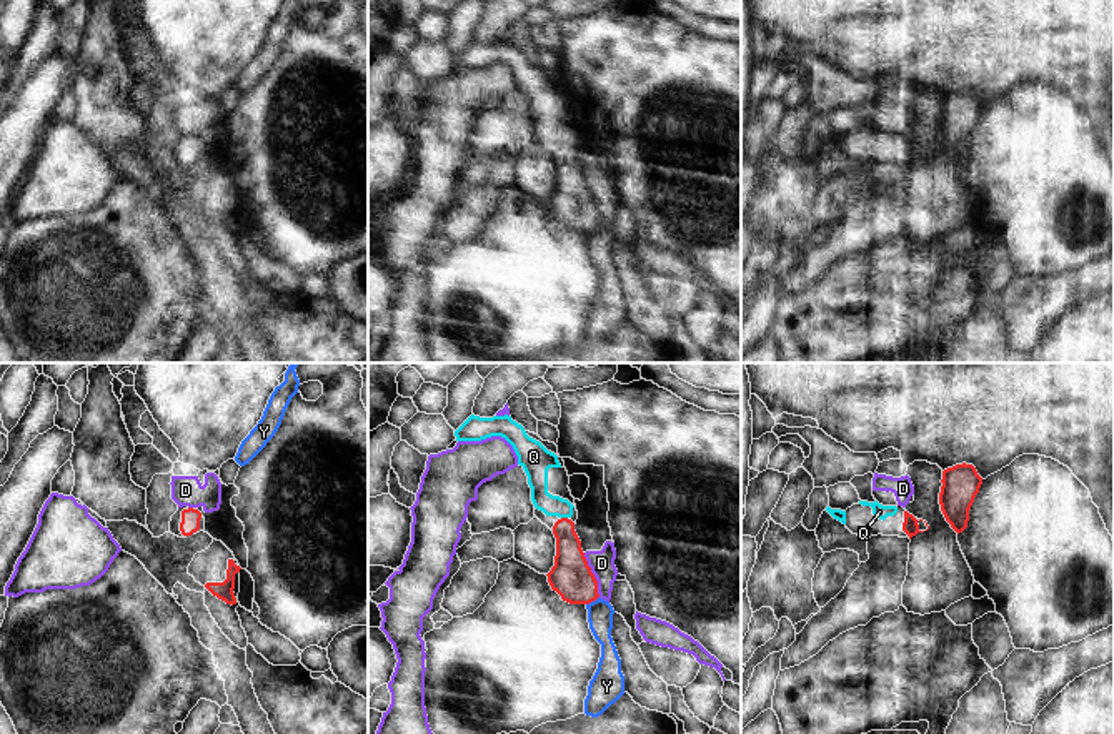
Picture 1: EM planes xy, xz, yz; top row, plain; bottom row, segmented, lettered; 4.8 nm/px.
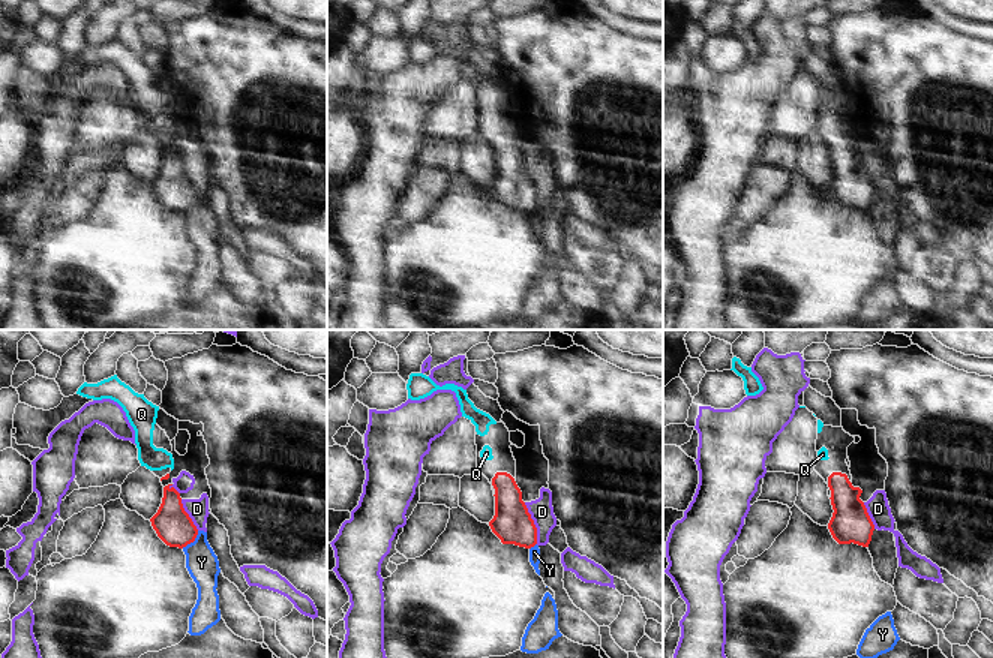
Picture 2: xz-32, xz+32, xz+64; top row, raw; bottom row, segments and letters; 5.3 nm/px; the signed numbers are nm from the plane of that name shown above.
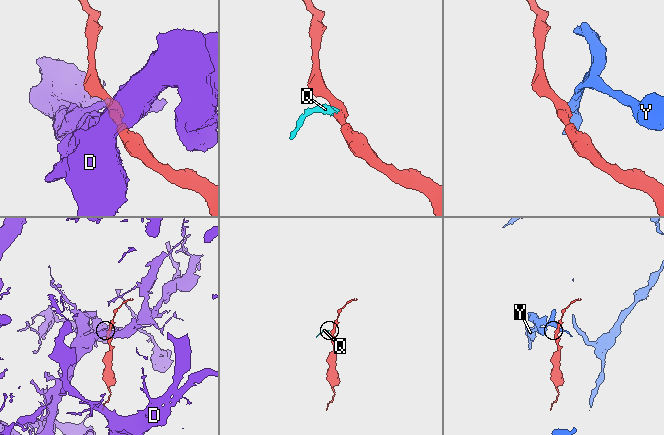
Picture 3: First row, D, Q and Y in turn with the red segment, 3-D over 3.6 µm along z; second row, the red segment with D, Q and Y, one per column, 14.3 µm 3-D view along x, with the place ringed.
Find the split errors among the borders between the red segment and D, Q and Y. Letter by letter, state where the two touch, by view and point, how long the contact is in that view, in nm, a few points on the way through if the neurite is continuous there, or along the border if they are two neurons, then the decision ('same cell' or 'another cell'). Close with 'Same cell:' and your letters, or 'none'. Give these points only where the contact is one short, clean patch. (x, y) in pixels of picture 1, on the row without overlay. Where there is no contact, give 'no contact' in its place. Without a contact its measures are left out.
D: meets red in xz at (593, 202); contact 240 nm long; border along xz (583, 180), (600, 223); another cell
Q: meets red in xz at (565, 145); contact 30 nm long; runs through xz (570, 197), (565, 145), (550, 132); same cell
Y: meets red in xz at (591, 228); contact 80 nm long; border along xz (598, 223), (586, 232); another cell
Same cell: Q

